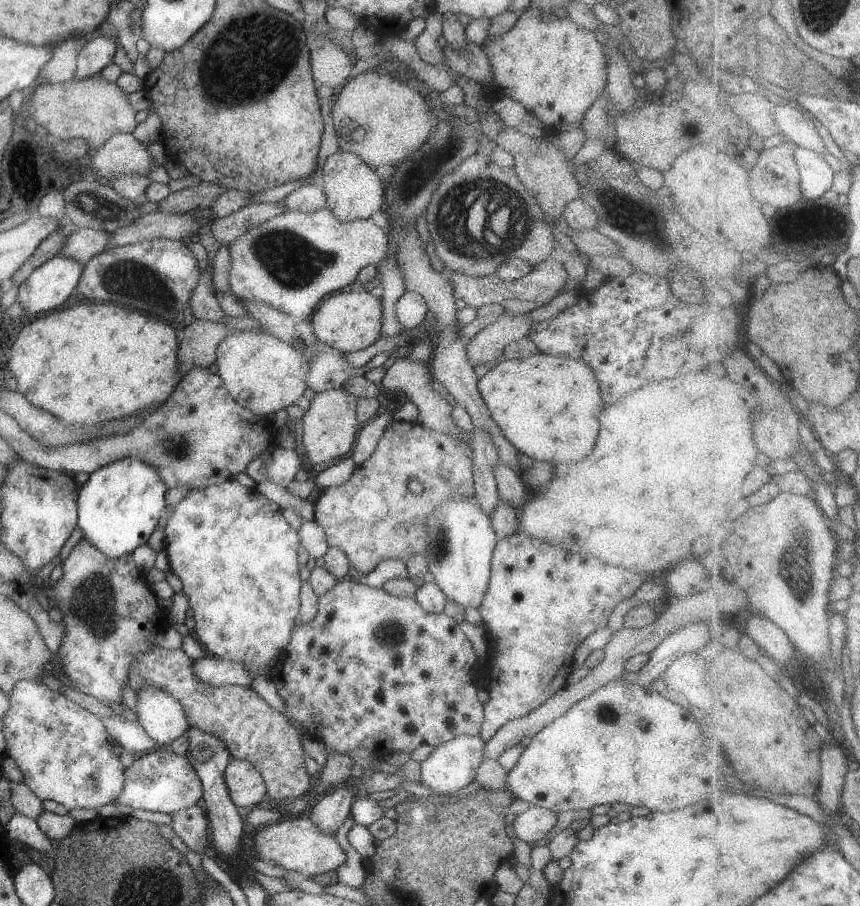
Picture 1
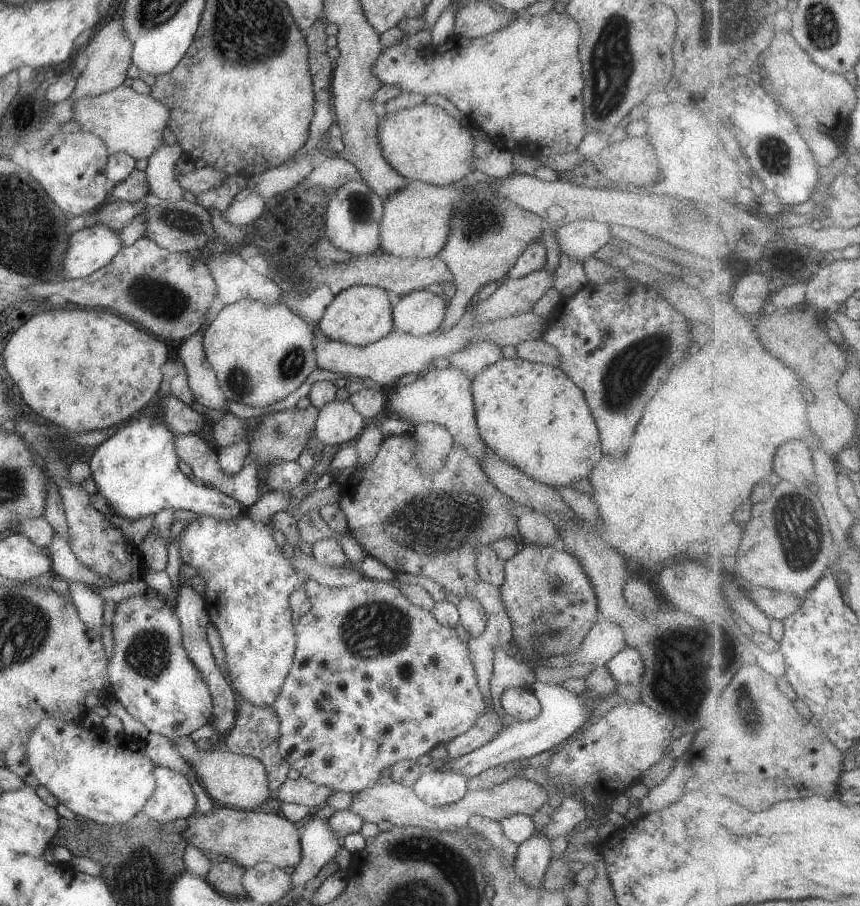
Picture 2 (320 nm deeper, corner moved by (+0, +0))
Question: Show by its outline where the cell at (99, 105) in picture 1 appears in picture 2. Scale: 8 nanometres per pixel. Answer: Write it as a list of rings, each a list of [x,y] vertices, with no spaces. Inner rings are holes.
[[[121,84],[113,90],[95,96],[81,97],[72,104],[71,120],[78,122],[81,130],[97,135],[105,143],[109,155],[123,152],[135,160],[148,159],[153,151],[164,144],[161,141],[161,131],[167,127],[167,119],[168,108],[163,103],[155,100],[150,94],[137,93],[131,86],[125,87]]]

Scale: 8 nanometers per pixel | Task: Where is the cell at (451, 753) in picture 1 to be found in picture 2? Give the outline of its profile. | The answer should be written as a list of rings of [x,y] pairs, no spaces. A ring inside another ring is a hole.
[[[429,770],[411,787],[415,796],[430,807],[442,807],[457,802],[468,790],[468,778],[453,771]]]

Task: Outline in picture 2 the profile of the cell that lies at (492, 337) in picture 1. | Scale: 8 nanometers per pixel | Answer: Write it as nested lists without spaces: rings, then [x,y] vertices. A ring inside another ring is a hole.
[[[449,365],[443,370],[430,367],[424,376],[418,376],[409,384],[397,386],[395,392],[389,396],[388,410],[413,426],[428,422],[444,426],[452,438],[452,443],[463,448],[469,457],[481,461],[487,446],[476,429],[470,384],[471,379],[457,367]]]

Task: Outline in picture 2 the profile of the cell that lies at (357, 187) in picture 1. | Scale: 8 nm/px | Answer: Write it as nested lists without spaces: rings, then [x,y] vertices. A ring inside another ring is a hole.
[[[350,180],[330,192],[326,207],[326,230],[328,241],[337,249],[349,253],[353,259],[370,255],[379,250],[379,223],[384,213],[383,199],[379,198],[365,183]]]

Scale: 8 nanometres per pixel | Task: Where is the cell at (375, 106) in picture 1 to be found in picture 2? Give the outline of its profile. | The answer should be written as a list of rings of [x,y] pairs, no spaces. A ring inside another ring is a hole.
[[[422,102],[413,108],[385,114],[378,121],[376,135],[382,155],[406,181],[445,187],[457,180],[471,181],[476,177],[476,171],[470,167],[473,137],[443,108]]]

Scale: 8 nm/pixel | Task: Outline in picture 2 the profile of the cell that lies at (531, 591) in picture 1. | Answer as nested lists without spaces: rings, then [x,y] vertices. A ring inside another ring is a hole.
[[[511,687],[500,694],[502,713],[510,720],[528,721],[541,710],[538,698],[529,687]]]

